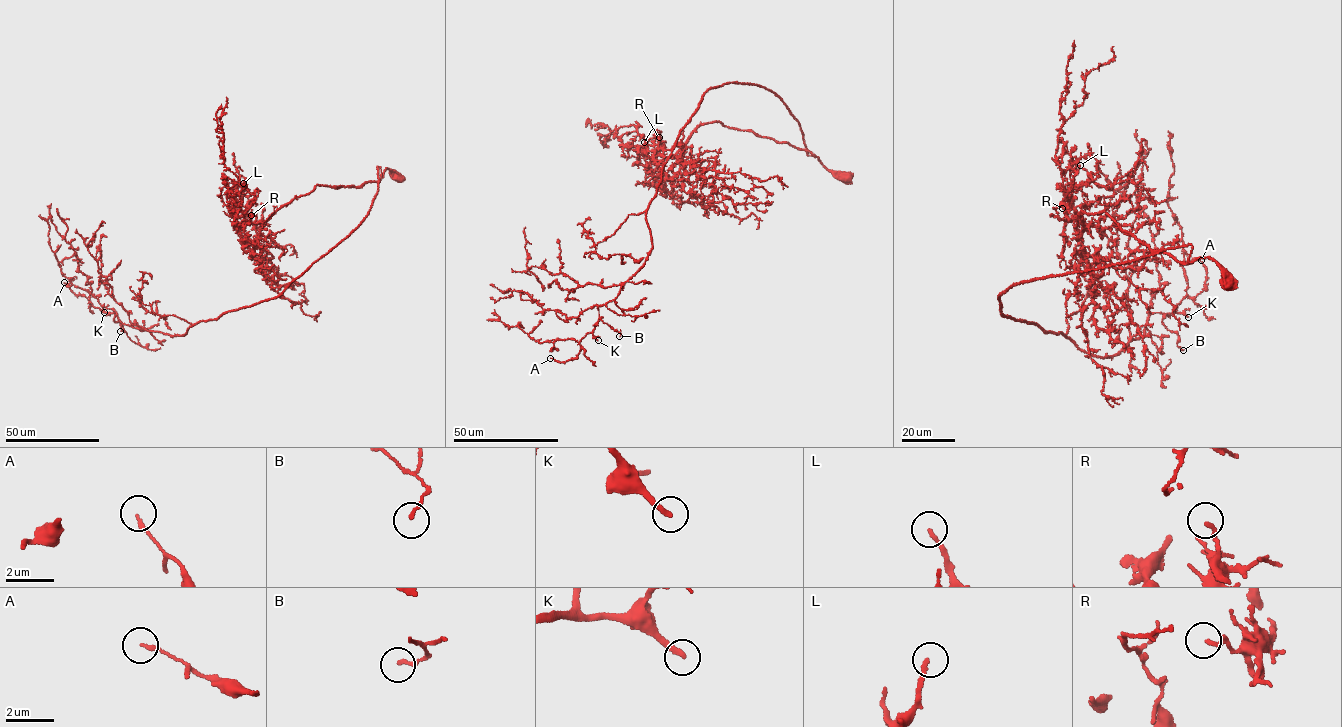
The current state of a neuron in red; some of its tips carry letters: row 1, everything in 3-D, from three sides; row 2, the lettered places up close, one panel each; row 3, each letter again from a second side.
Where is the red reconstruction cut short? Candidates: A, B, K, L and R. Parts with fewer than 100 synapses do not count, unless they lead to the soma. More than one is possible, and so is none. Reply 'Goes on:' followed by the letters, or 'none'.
Goes on: K, L

